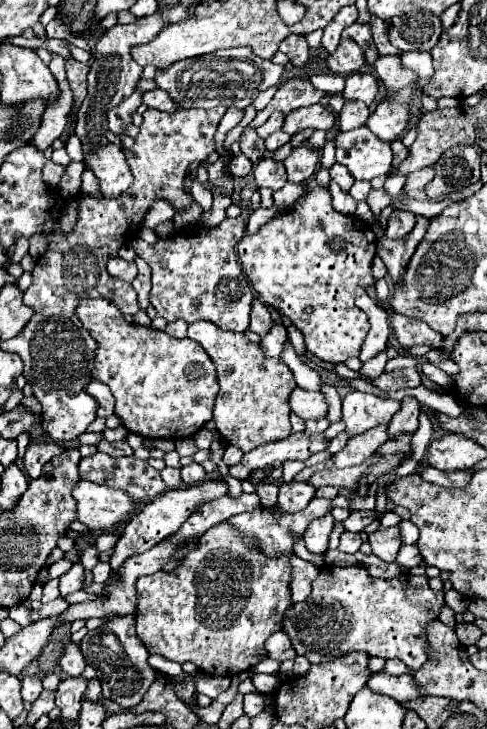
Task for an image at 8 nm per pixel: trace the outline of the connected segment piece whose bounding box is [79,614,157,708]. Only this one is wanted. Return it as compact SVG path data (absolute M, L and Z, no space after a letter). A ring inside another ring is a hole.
M133 614L111 618L111 636L107 630L107 622L101 628L85 634L79 648L85 656L85 662L97 670L97 678L101 680L103 696L117 702L123 708L131 708L131 706L139 704L143 694L147 692L149 684L157 678L157 672L147 664L149 652L135 632ZM105 672L109 672L109 674L105 674Z

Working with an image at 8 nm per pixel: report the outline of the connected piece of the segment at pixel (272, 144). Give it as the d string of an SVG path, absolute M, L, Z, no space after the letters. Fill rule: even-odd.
M277 130L275 134L271 134L267 140L265 140L265 146L267 146L267 150L271 150L271 152L275 152L277 148L281 148L285 142L289 142L291 140L291 136L287 134L287 132L283 132L283 130Z

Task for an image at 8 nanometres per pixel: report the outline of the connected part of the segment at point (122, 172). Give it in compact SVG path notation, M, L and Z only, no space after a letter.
M115 144L101 148L97 156L89 156L89 170L99 178L105 198L117 198L133 184L133 174L127 166L127 160L121 148Z

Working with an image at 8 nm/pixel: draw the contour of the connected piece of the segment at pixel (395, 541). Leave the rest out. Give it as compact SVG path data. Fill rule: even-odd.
M379 528L377 532L369 534L369 544L373 548L373 554L379 556L385 562L393 562L397 556L397 550L401 546L401 538L399 538L399 528Z

